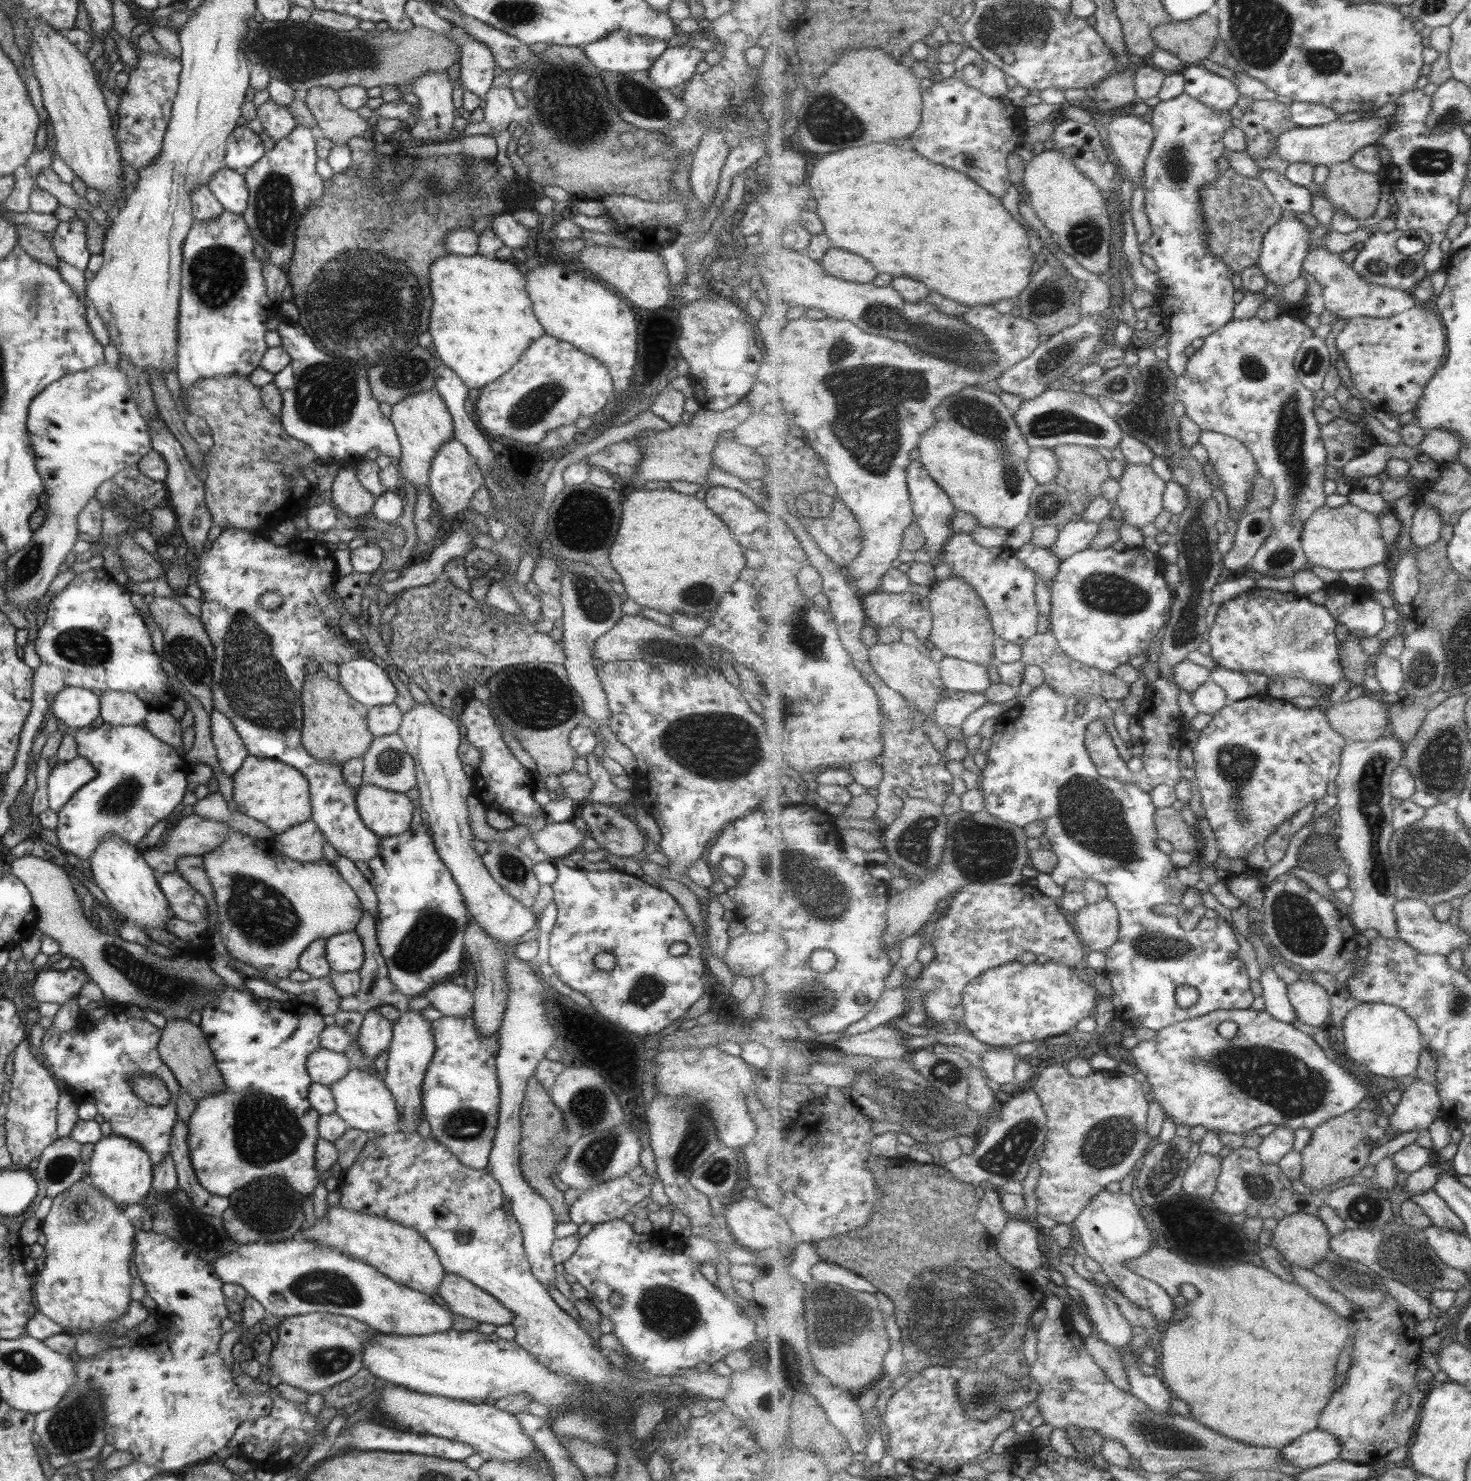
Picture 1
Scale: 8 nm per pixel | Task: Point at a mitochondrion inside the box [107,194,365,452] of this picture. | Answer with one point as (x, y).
(217, 276)

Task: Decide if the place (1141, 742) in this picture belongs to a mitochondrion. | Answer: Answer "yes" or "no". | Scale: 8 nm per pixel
no

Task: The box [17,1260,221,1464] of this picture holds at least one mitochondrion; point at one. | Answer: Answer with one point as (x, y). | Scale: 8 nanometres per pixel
(73, 1428)

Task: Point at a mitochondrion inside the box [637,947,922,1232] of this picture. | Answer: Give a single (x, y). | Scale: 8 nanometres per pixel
(695, 1139)

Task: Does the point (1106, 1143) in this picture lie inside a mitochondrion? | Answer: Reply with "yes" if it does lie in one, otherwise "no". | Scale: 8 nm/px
yes

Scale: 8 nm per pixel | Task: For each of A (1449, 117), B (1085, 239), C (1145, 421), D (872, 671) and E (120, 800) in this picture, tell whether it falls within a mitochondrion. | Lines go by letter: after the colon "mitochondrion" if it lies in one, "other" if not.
A: mitochondrion
B: mitochondrion
C: mitochondrion
D: other
E: mitochondrion

